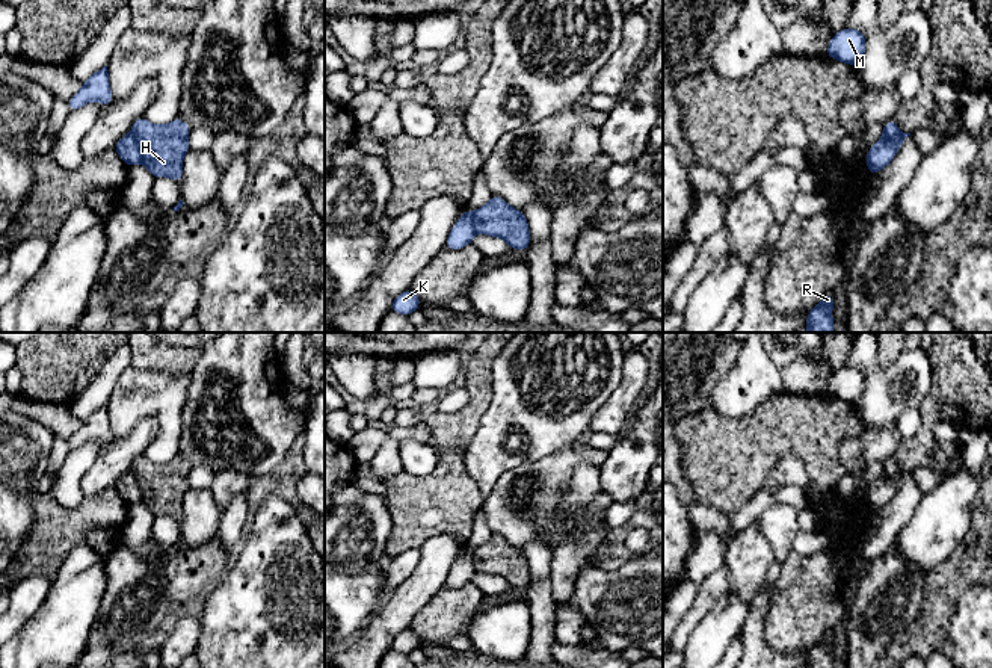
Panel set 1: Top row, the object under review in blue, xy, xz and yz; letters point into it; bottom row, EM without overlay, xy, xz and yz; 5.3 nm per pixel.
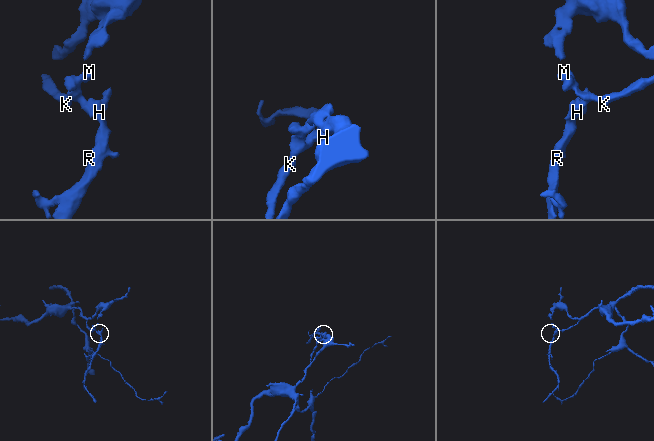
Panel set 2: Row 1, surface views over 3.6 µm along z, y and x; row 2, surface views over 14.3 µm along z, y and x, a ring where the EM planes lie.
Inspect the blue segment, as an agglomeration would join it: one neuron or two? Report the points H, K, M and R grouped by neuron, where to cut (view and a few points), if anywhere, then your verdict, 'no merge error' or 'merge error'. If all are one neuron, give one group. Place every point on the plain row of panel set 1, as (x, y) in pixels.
H R / K M | xy (130, 470), (142, 499) | merge error

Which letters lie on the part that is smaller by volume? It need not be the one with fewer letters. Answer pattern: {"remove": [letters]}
{"remove": ["H", "R"]}

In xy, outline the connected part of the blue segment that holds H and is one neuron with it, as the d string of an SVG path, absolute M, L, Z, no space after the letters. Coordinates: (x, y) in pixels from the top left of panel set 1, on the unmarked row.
M139 456L130 470L142 491L142 502L154 515L168 515L181 521L181 502L190 488L187 475L190 467L180 456L165 464Z

